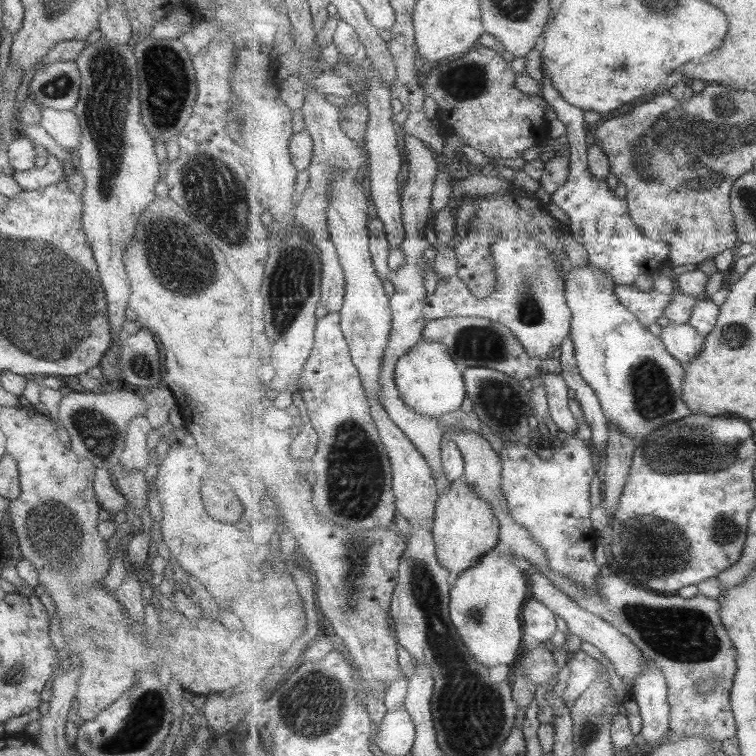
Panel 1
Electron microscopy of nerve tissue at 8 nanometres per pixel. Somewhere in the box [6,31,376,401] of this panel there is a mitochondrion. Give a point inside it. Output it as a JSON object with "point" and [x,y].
{"point":[106,109]}

